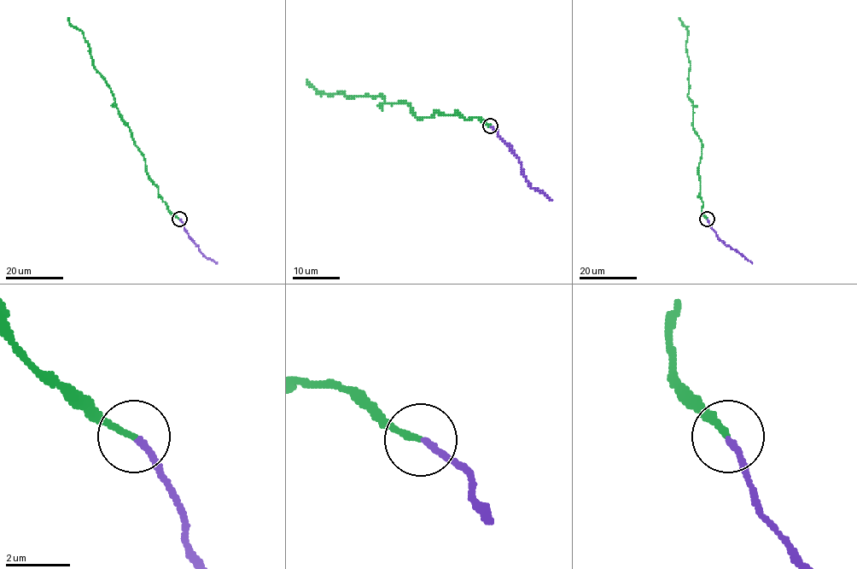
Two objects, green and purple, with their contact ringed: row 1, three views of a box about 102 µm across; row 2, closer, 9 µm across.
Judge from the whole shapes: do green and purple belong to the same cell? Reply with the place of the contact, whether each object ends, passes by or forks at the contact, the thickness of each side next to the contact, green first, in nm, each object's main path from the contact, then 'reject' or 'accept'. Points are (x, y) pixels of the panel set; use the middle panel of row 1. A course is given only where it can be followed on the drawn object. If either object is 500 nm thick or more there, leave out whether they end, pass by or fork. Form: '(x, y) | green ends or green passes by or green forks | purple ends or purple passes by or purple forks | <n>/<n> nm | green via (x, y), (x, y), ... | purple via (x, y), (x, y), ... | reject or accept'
(490, 126) | green ends | purple ends | 190/200 nm | green via (490, 126), (435, 111), (418, 118), (407, 103), (384, 102), (381, 94), (348, 99), (306, 80) | purple via (491, 126), (518, 158), (521, 173), (527, 183), (552, 200) | accept

